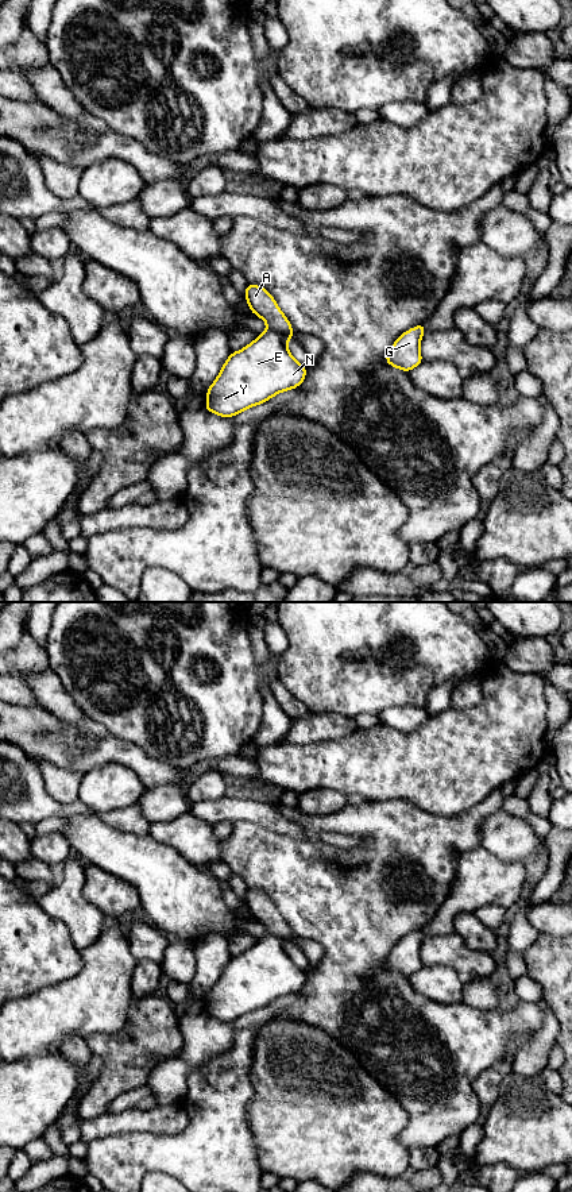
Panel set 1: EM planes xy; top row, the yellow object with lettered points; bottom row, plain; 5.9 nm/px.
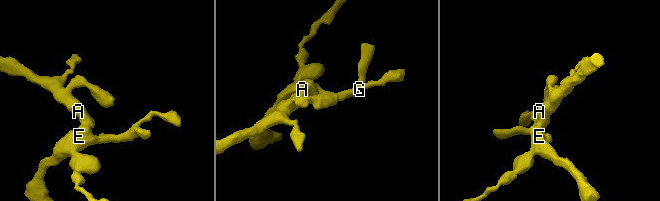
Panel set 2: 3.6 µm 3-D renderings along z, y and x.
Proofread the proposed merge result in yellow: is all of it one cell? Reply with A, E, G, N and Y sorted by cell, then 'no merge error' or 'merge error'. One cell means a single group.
A E G N Y | no merge error

